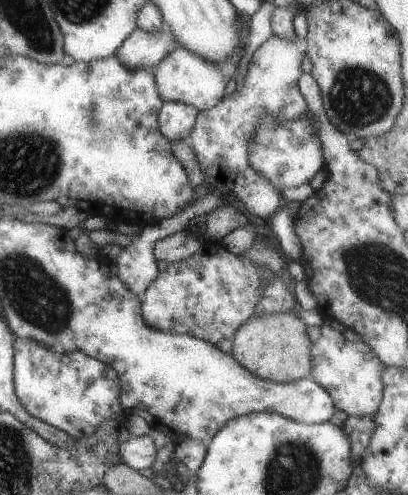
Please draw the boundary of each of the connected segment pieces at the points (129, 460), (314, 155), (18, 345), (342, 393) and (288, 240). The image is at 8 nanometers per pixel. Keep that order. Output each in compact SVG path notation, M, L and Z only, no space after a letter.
M150 435L132 436L120 444L120 460L139 471L156 465L156 444Z
M270 116L262 118L250 142L248 164L268 182L272 182L280 192L310 183L310 180L325 168L324 152L316 136L316 126L312 124L309 116L282 124L276 124Z
M16 337L13 343L14 389L19 405L29 418L36 418L52 427L66 432L71 438L90 436L100 422L118 418L124 414L120 404L118 374L110 366L99 362L80 351L59 354L28 338Z
M325 324L321 328L321 336L312 344L310 350L311 372L309 378L326 390L332 396L336 408L346 412L348 417L373 418L385 392L382 370L386 370L386 364L362 340L352 342Z
M288 204L280 207L272 214L272 230L288 259L300 262L301 243L298 241L298 236L296 236L294 219L295 216Z

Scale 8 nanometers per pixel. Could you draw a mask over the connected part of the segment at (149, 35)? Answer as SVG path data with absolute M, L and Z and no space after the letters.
M165 24L160 30L151 32L136 28L120 46L116 56L130 68L155 68L175 44L176 38Z

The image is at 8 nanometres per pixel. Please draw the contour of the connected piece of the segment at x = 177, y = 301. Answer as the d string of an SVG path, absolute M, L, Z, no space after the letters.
M205 241L193 256L170 263L164 272L158 274L150 287L146 288L141 299L142 317L152 328L190 334L209 344L217 345L225 339L231 339L236 330L253 317L254 306L262 298L262 292L266 290L270 278L272 278L270 270L266 270L242 256L232 254L219 242Z

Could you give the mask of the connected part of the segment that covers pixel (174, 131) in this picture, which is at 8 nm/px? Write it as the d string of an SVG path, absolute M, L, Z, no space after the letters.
M163 102L158 114L158 130L168 140L183 140L190 135L199 111L182 102Z

